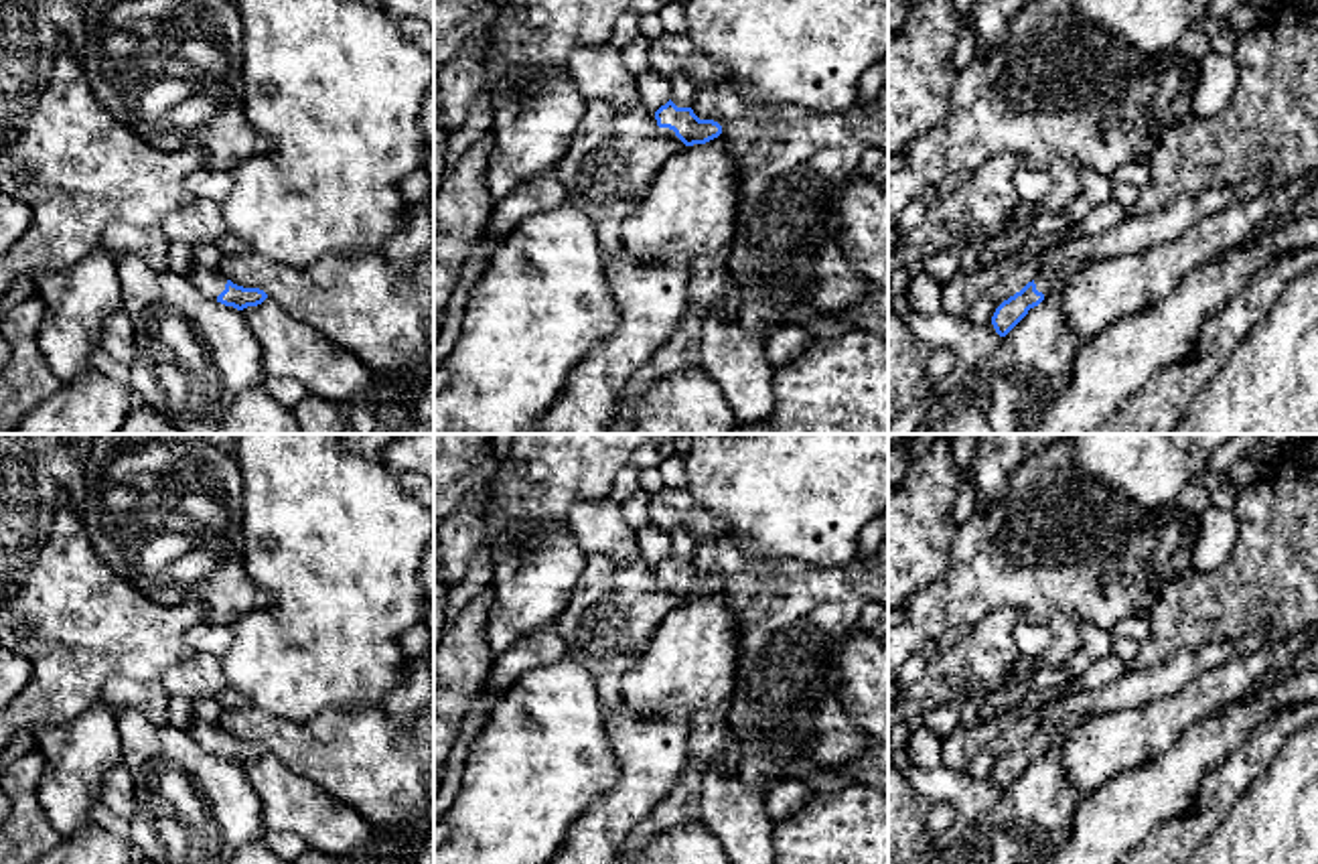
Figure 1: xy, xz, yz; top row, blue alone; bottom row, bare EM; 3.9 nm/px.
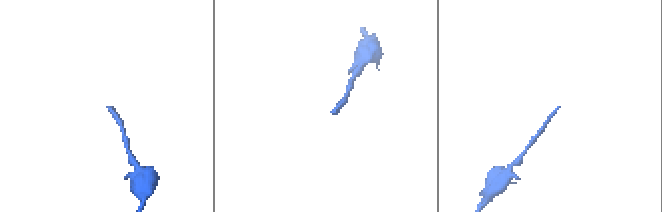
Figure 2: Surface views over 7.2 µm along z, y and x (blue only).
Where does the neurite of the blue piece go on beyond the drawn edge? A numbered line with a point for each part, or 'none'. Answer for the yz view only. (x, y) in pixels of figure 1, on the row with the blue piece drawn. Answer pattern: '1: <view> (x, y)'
1: yz (1045, 282)

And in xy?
1: xy (211, 282)

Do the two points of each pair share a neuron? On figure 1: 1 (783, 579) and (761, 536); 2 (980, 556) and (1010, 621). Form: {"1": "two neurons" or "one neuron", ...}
{"1": "two neurons", "2": "two neurons"}

